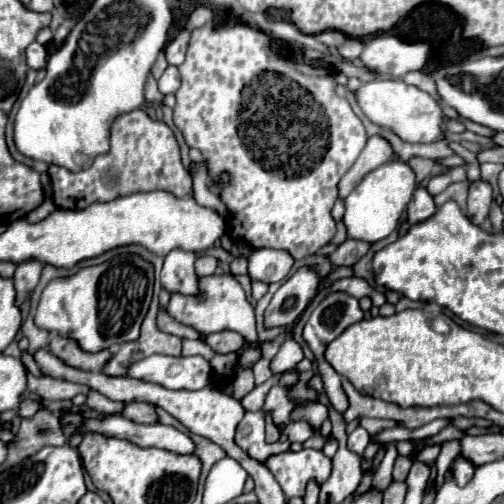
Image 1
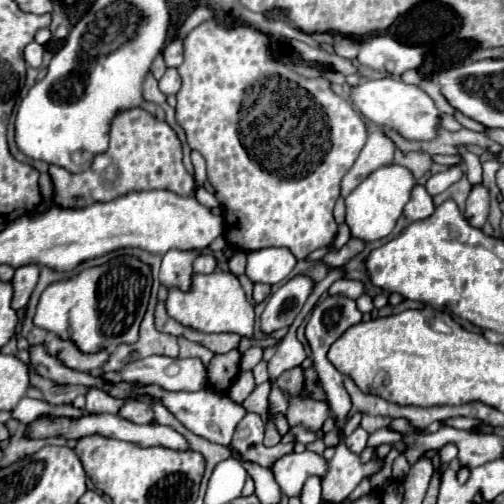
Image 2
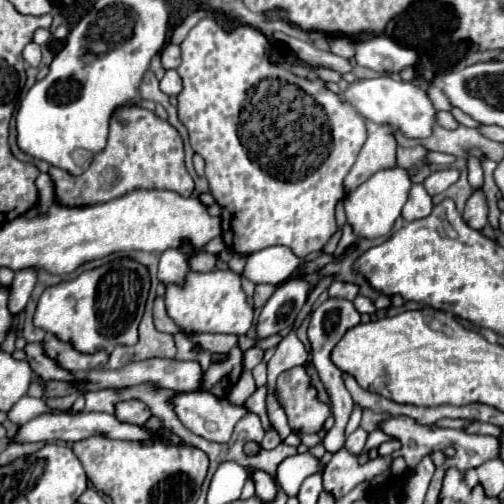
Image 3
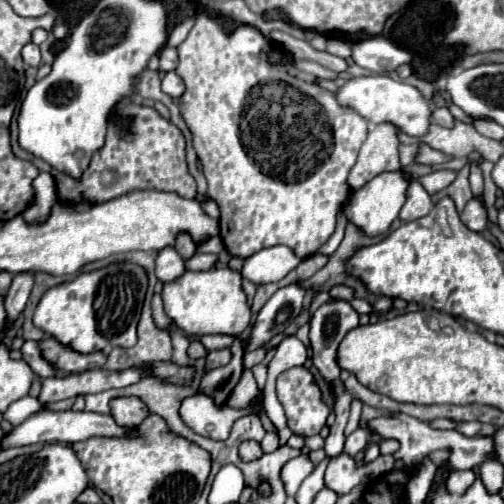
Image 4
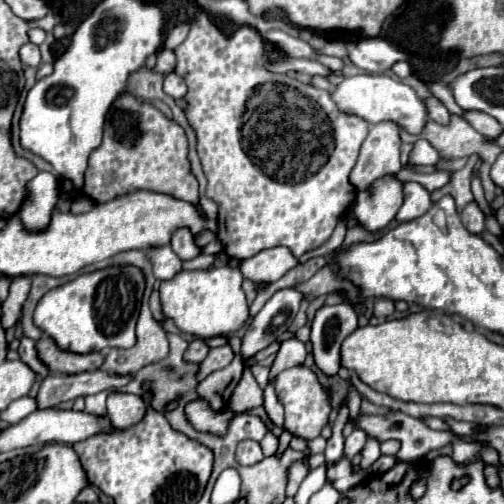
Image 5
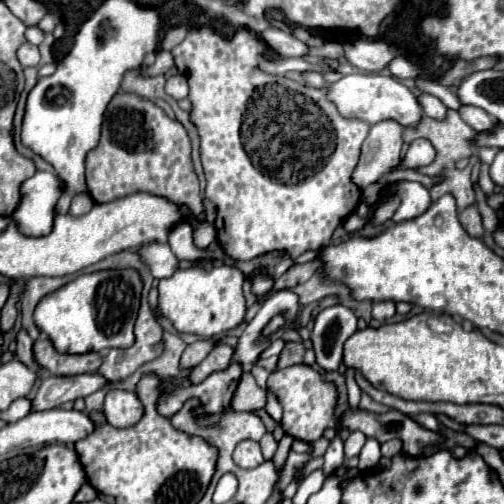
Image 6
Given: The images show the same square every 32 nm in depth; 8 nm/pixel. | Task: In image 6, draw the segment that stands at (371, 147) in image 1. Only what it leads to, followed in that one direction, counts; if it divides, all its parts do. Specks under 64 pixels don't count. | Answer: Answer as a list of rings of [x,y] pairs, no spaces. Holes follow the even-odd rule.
[[[382,120],[370,128],[368,138],[362,146],[360,164],[356,166],[352,178],[364,190],[368,184],[376,182],[382,174],[394,170],[400,162],[404,126],[396,120]]]

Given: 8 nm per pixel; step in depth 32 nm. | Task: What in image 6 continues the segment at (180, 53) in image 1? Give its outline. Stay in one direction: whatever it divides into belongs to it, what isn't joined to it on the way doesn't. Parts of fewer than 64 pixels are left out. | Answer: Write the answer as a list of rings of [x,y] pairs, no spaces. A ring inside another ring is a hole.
[[[158,50],[156,52],[156,62],[152,66],[140,66],[140,74],[142,76],[160,76],[160,74],[166,74],[170,68],[174,66],[174,58],[170,52],[166,50]]]

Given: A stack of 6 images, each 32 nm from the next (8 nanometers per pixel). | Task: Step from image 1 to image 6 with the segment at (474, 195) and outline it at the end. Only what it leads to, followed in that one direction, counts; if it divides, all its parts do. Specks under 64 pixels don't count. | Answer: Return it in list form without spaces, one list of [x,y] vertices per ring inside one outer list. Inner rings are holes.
[[[468,206],[460,218],[460,224],[464,226],[464,230],[470,234],[470,236],[476,236],[476,238],[482,238],[484,234],[484,228],[482,228],[482,218],[476,210],[476,206]]]

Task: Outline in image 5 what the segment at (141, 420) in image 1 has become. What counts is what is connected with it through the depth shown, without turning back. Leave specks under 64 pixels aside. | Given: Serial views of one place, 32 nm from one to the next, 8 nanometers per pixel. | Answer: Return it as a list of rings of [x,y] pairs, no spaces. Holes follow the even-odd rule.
[[[110,392],[106,400],[108,408],[108,420],[114,428],[130,428],[132,424],[138,424],[144,414],[144,400],[136,394],[124,394],[124,392]]]

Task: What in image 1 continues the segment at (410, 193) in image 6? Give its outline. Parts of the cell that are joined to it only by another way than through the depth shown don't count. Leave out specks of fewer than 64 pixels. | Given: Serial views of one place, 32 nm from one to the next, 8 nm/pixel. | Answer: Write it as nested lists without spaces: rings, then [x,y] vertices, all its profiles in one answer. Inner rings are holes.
[[[418,186],[416,192],[414,192],[414,196],[412,196],[412,200],[408,202],[408,208],[406,208],[408,222],[410,222],[410,224],[422,222],[422,220],[430,218],[434,212],[436,212],[436,206],[434,206],[432,196],[428,194],[426,188]]]

